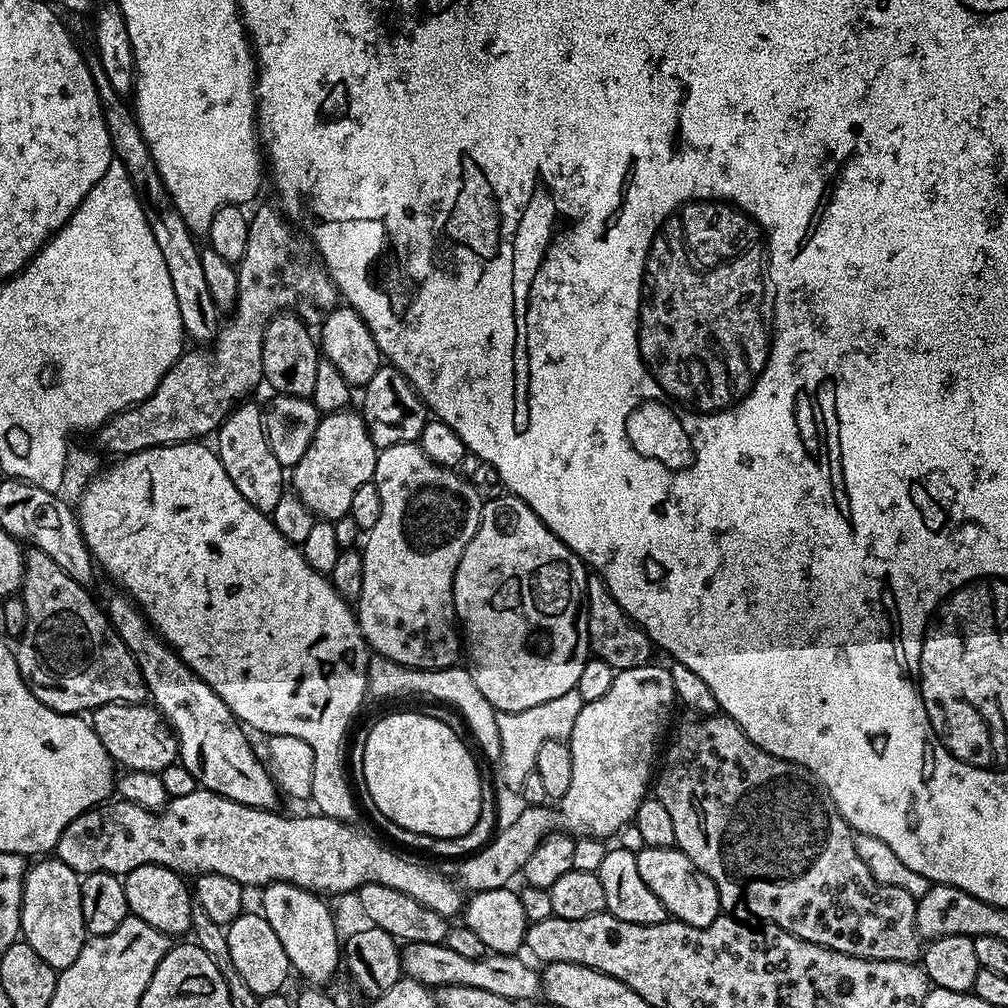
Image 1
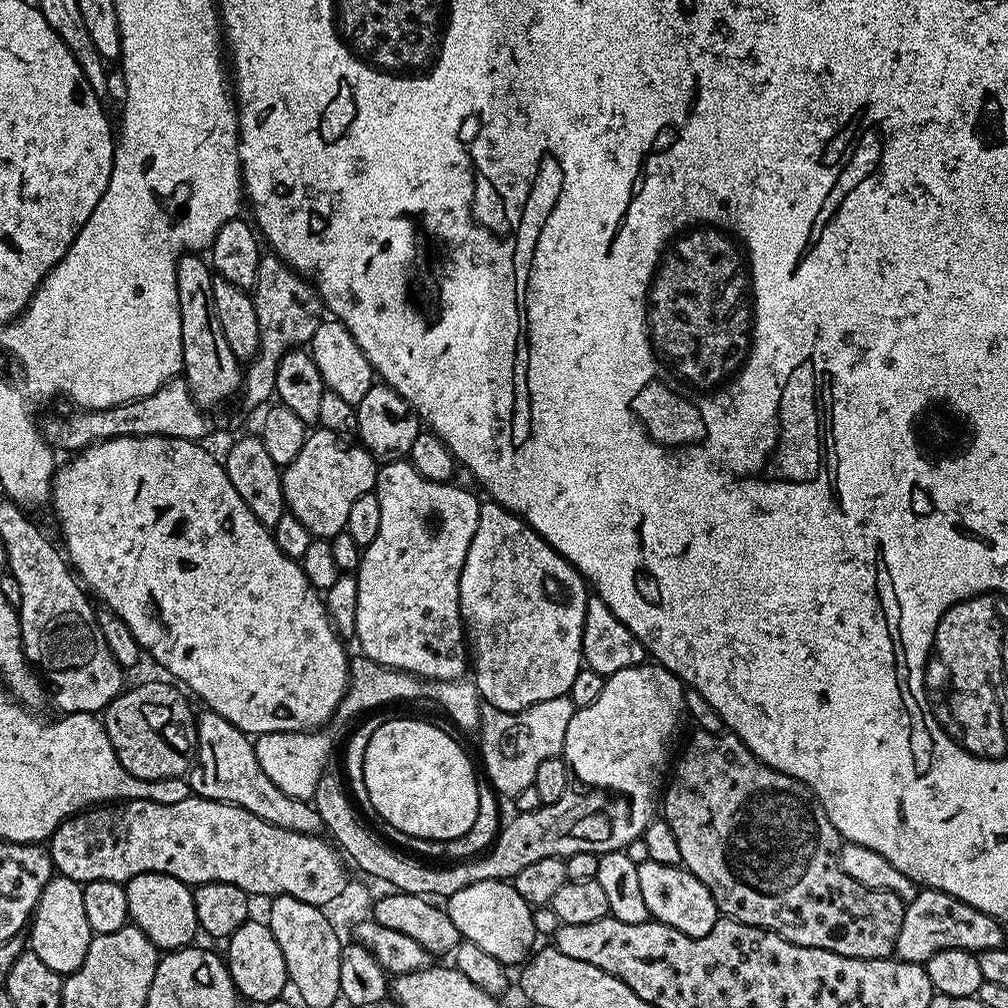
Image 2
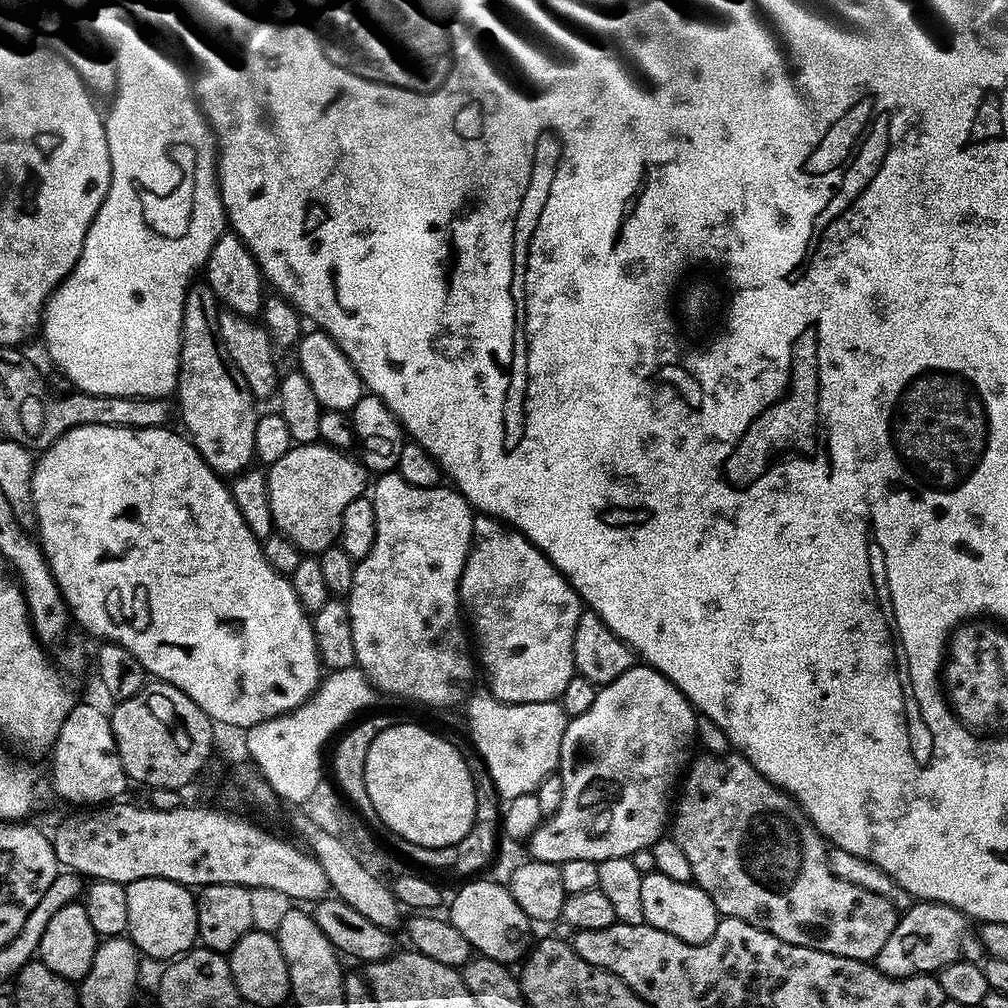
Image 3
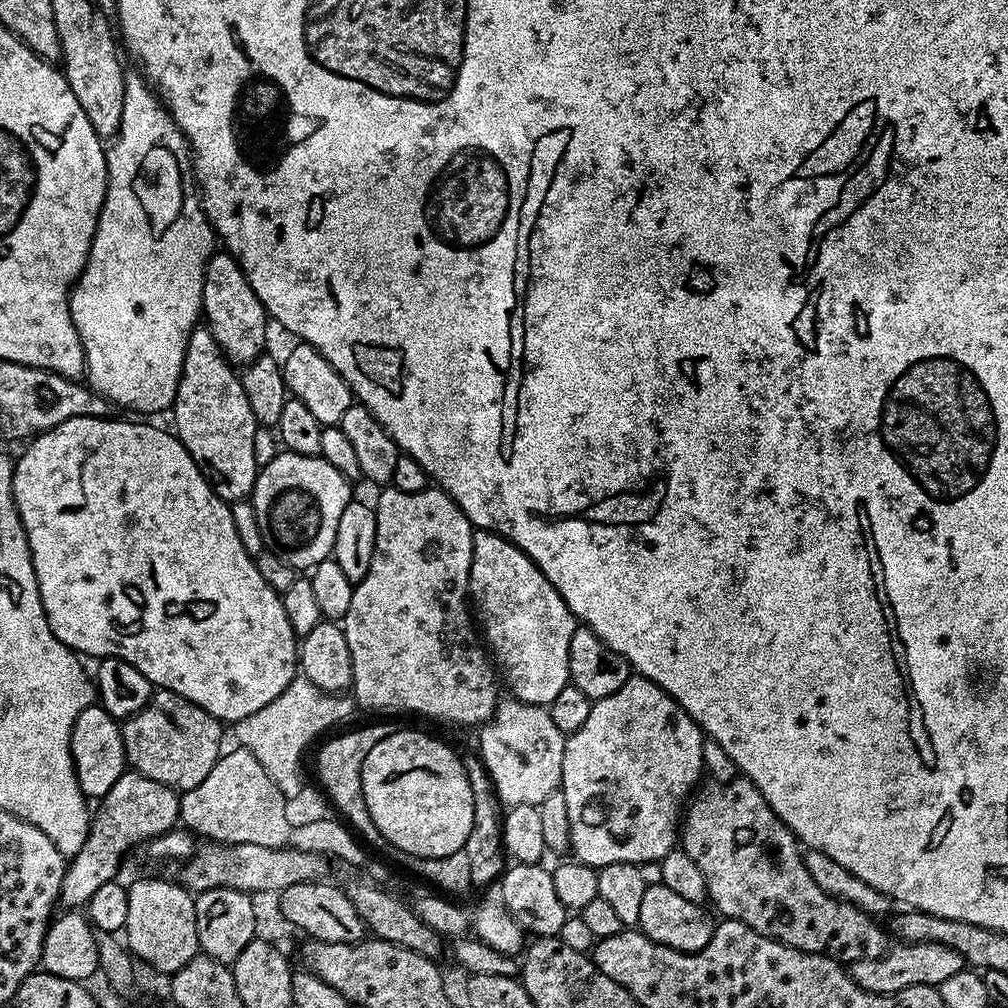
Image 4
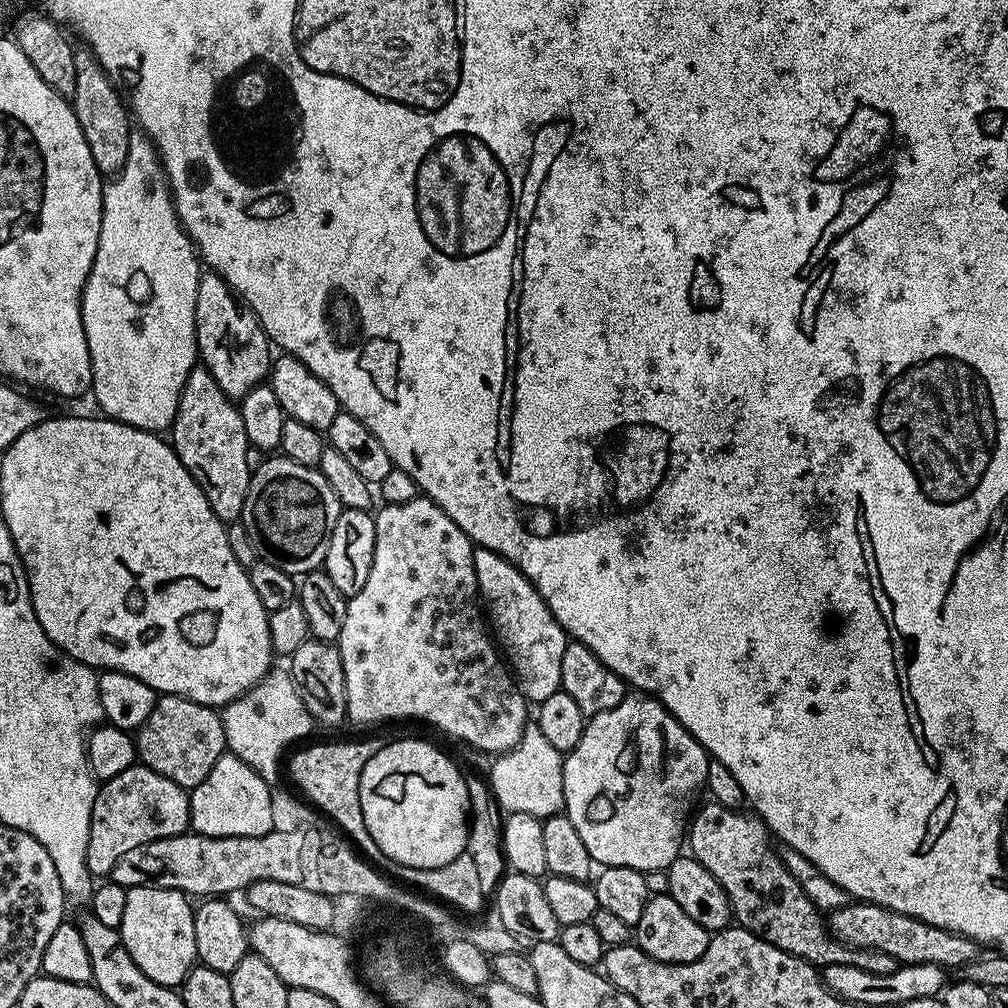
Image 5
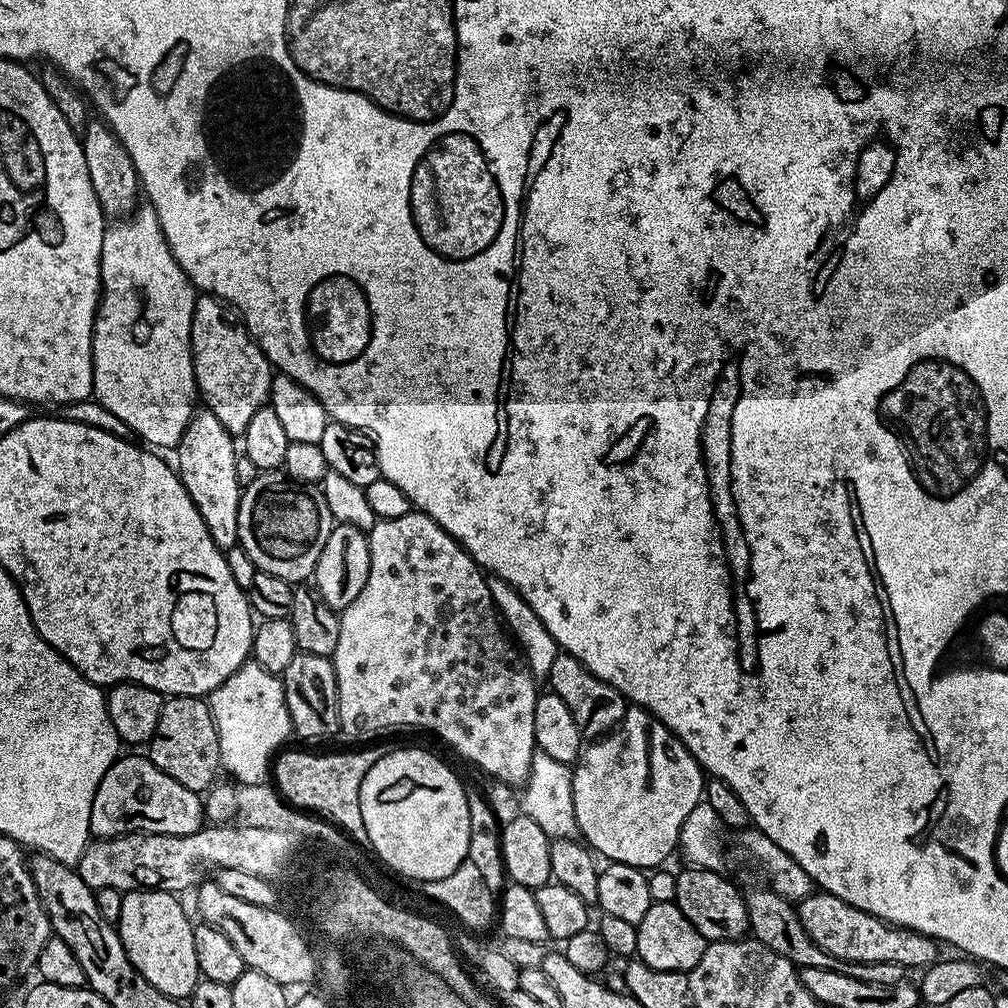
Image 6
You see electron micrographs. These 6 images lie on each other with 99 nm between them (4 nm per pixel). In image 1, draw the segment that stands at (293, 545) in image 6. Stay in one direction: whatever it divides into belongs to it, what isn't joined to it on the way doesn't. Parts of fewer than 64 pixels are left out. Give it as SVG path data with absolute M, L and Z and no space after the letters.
M345 410L321 415L318 430L306 454L290 468L290 488L310 506L312 513L322 520L335 522L348 515L350 502L358 486L373 483L377 449L368 433L368 427L359 411Z

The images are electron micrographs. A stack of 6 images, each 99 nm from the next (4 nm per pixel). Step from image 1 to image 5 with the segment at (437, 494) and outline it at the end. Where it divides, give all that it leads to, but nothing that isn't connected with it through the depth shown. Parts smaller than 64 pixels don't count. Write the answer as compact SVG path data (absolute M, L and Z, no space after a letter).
M417 498L414 502L384 504L381 509L381 512L375 513L376 537L374 538L374 558L370 566L370 574L366 578L366 586L362 586L362 590L358 590L358 594L354 594L348 601L346 622L342 625L342 634L338 641L342 654L342 670L346 674L347 719L353 720L356 724L380 724L383 720L408 720L413 716L416 720L429 720L434 727L441 728L442 731L449 732L450 735L457 736L460 740L465 740L470 747L477 748L480 752L492 752L491 754L509 752L522 738L524 729L529 727L530 704L521 694L509 665L502 659L486 627L486 620L482 615L482 604L478 599L472 541L466 533L458 530L458 526L454 526L452 519L433 500Z

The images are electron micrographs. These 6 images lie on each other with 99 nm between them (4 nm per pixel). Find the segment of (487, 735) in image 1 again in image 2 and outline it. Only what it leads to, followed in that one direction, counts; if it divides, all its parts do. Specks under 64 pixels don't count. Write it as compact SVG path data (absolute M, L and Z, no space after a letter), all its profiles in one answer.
M356 654L348 661L348 691L344 693L338 712L342 717L371 713L383 709L383 704L392 704L395 700L416 700L425 696L428 700L437 700L444 707L444 712L464 732L475 733L480 726L480 691L471 679L426 680L403 672L397 668L387 668L374 662L369 656Z

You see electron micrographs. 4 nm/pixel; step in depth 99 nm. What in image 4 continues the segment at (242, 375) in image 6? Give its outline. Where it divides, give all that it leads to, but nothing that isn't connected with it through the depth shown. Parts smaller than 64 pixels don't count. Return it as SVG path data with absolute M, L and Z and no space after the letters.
M217 250L208 259L204 271L202 302L202 316L206 326L210 334L214 334L214 342L218 342L229 364L253 364L265 351L264 343L268 340L268 324L270 325L269 315L258 294L250 290L250 282L246 282L242 266L238 266L238 262L226 250Z

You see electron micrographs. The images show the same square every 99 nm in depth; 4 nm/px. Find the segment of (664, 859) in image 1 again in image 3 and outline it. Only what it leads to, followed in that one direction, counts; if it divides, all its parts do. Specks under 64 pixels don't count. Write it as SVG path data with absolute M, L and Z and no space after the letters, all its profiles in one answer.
M658 871L642 876L642 914L644 923L650 925L651 928L666 930L666 934L674 934L674 938L682 938L682 942L687 944L706 942L712 937L722 919L720 913L716 911L710 894L702 891L695 882L674 882L674 878L666 878L666 874Z

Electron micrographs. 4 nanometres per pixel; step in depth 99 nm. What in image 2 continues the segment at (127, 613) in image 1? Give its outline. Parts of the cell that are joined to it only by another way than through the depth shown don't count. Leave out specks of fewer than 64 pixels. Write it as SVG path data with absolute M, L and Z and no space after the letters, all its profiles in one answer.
M204 710L196 717L196 755L186 779L195 795L242 806L250 810L250 814L258 814L258 818L274 826L282 826L282 830L308 832L312 836L319 836L325 831L319 810L307 800L282 794L282 790L266 778L266 770L258 766L256 746L249 733L226 722L226 718L217 712Z

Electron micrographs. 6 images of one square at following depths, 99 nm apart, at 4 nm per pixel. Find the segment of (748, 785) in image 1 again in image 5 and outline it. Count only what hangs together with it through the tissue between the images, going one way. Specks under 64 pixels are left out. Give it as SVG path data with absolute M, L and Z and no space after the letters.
M708 802L708 805L698 812L691 817L690 827L686 832L687 847L692 847L692 859L706 866L706 870L710 870L714 878L718 878L722 890L730 898L732 914L739 927L770 942L770 946L778 946L778 950L786 950L802 958L807 964L815 964L821 969L826 966L858 966L858 970L870 970L870 974L894 974L894 970L900 968L900 963L890 958L890 954L882 954L873 948L852 948L829 933L825 913L816 908L814 902L810 902L802 886L798 886L794 874L786 870L779 851L774 847L773 837L759 816L748 810L727 808L715 802Z

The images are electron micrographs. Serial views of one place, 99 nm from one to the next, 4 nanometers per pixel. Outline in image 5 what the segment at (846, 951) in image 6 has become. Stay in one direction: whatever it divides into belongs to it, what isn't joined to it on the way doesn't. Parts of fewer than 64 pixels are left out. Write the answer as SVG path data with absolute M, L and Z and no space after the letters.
M849 902L827 917L828 931L852 948L873 948L882 954L890 954L901 964L937 964L939 968L963 969L982 955L981 945L957 932L942 930L942 926L930 926L910 914L898 914L877 904Z

